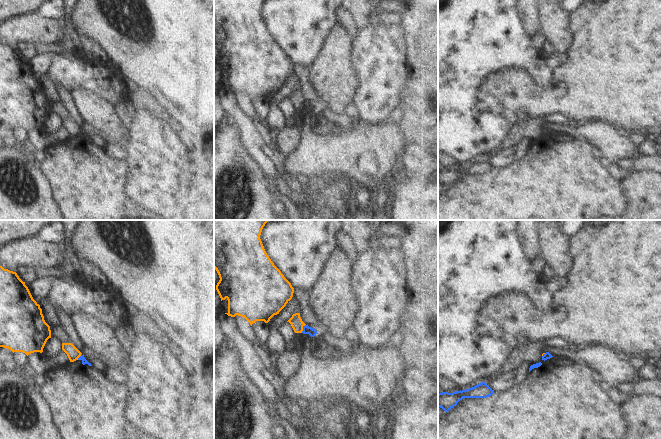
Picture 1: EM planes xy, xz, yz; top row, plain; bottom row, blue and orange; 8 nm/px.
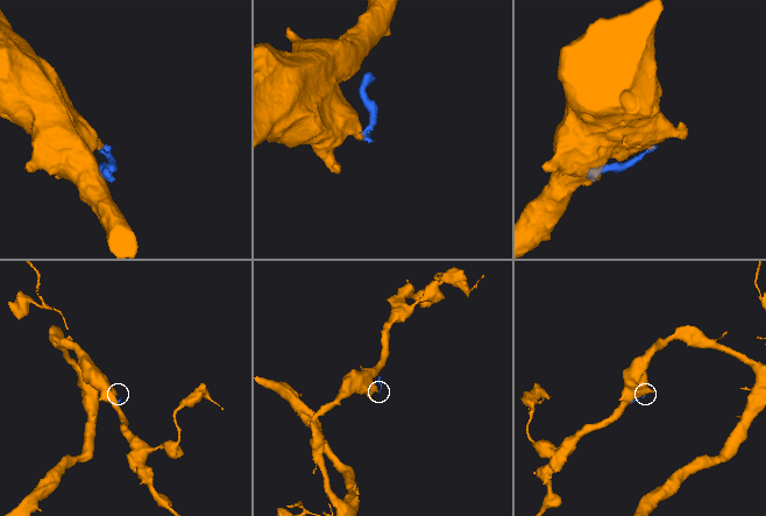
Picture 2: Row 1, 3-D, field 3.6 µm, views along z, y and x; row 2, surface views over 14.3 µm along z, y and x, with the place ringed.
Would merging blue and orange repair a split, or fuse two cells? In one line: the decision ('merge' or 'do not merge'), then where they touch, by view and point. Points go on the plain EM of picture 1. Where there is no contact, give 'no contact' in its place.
do not merge | xz (303, 104)

